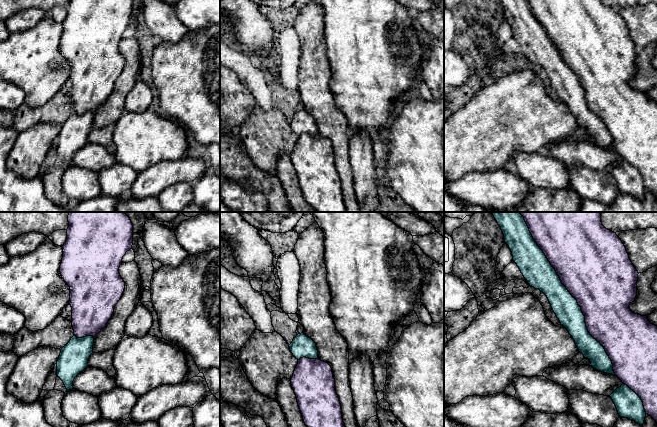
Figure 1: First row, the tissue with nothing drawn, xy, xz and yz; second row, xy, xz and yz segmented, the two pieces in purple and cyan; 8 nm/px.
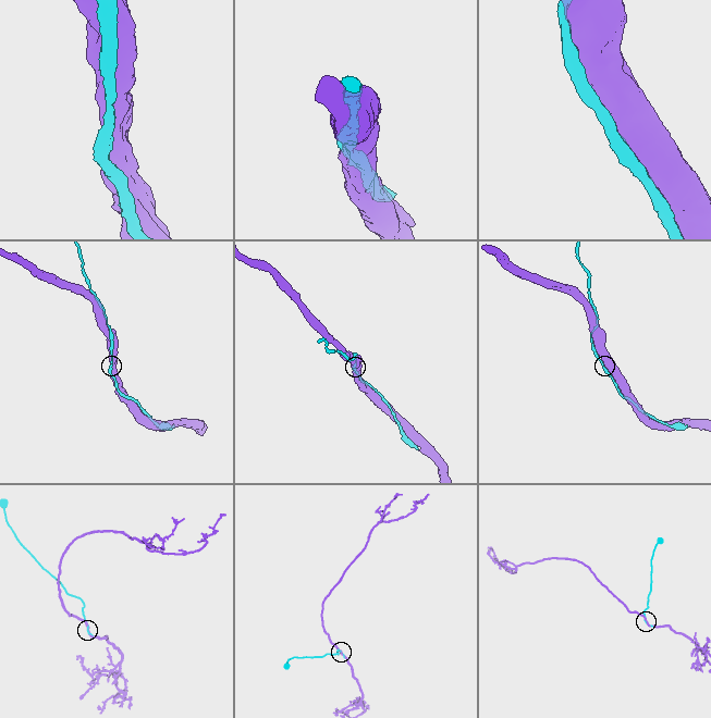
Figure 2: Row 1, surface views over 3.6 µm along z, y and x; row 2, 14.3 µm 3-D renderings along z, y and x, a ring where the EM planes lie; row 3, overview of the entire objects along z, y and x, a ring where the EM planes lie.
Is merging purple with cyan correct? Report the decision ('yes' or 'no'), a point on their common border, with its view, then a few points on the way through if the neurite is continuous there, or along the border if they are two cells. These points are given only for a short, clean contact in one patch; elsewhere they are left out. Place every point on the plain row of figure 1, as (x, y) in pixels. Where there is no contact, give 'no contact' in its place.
yes; meets purple in yz at (575, 74)

